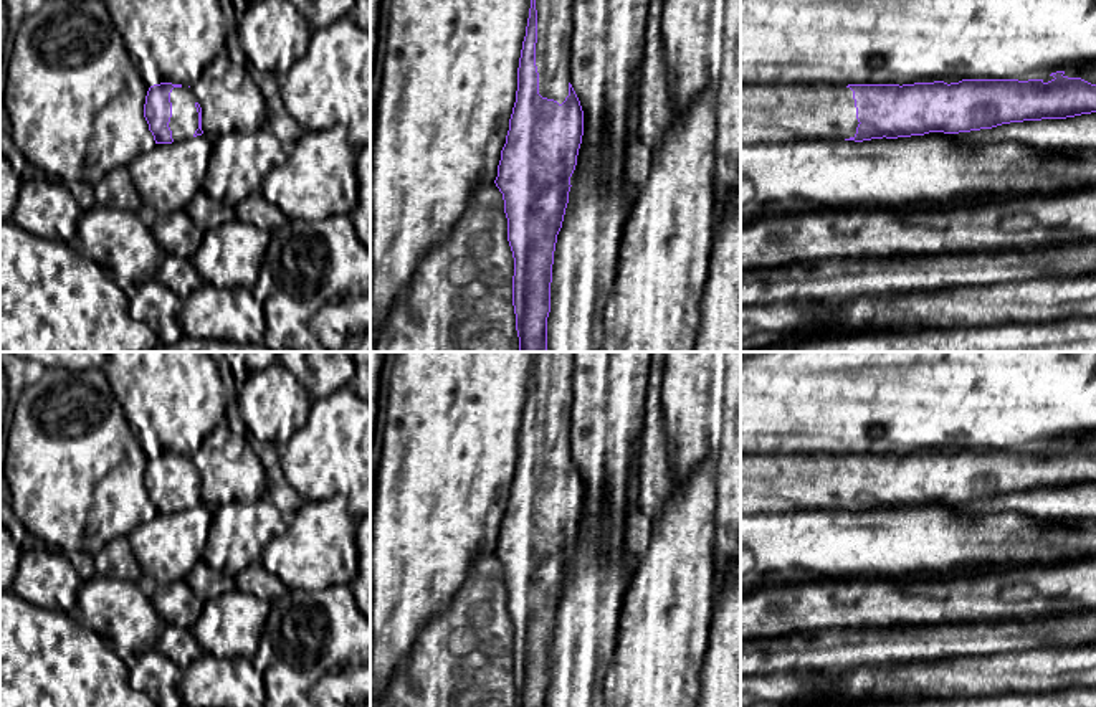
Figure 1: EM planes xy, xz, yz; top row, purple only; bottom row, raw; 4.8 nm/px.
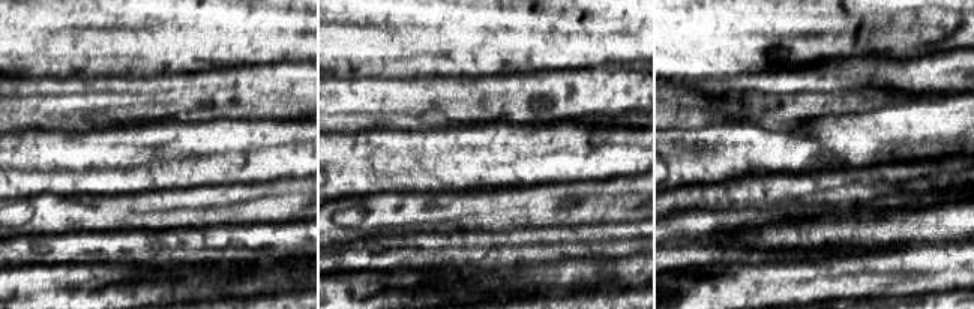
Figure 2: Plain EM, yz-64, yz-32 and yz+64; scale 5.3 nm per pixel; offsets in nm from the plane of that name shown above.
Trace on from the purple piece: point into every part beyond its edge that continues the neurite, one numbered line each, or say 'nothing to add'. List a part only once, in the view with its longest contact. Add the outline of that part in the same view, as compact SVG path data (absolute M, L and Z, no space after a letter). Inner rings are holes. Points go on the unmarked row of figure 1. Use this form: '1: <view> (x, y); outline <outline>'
1: xz (554, 370); outline M537 352L536 355L539 464L559 474L569 466L574 355L575 352Z

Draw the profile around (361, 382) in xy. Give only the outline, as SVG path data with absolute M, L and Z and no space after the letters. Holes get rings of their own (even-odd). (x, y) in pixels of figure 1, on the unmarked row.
M352 352L355 375L350 382L354 391L370 401L370 352Z

